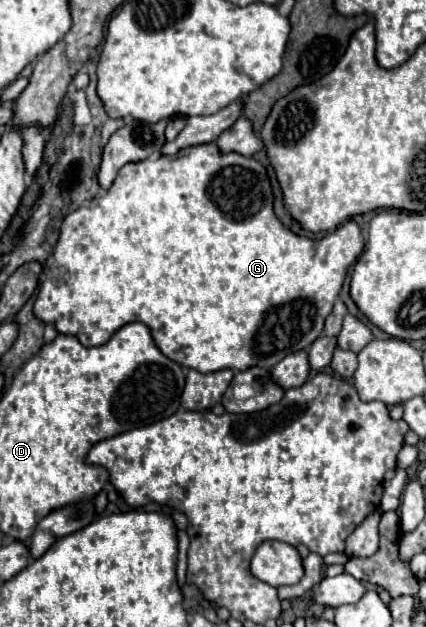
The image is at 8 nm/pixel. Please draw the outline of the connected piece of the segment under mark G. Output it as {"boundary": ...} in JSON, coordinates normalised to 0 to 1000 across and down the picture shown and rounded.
{"boundary":[[[507,228],[460,231],[427,238],[408,250],[357,250],[338,254],[329,260],[296,260],[277,282],[268,285],[263,298],[249,305],[249,311],[216,317],[207,327],[178,333],[174,340],[155,343],[141,359],[136,388],[122,400],[122,416],[113,419],[103,432],[103,448],[94,451],[85,480],[80,480],[80,502],[99,515],[127,518],[136,531],[174,534],[197,553],[244,550],[263,531],[272,531],[282,522],[310,512],[338,515],[362,544],[366,553],[404,576],[413,576],[427,585],[460,589],[469,595],[502,595],[516,589],[545,589],[545,592],[577,592],[582,585],[643,585],[681,563],[709,560],[728,553],[751,534],[761,522],[761,509],[779,496],[779,486],[803,461],[803,451],[812,445],[817,426],[840,413],[840,407],[854,397],[845,362],[831,352],[812,352],[789,368],[761,375],[756,381],[723,381],[700,378],[681,365],[671,365],[638,337],[638,298],[634,285],[624,279],[624,270],[573,247],[535,244],[516,247]]]}

